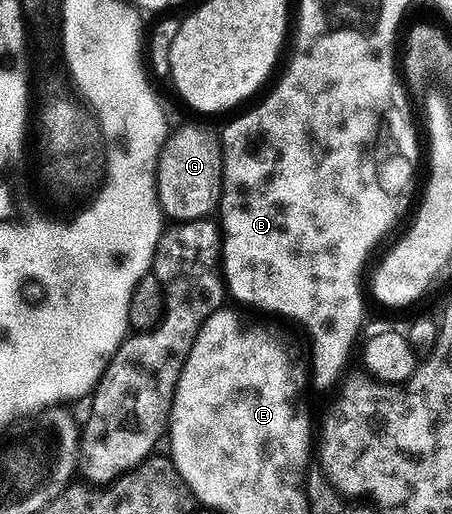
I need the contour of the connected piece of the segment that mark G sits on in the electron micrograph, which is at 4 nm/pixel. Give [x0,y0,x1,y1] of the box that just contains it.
[156,126,224,222]

